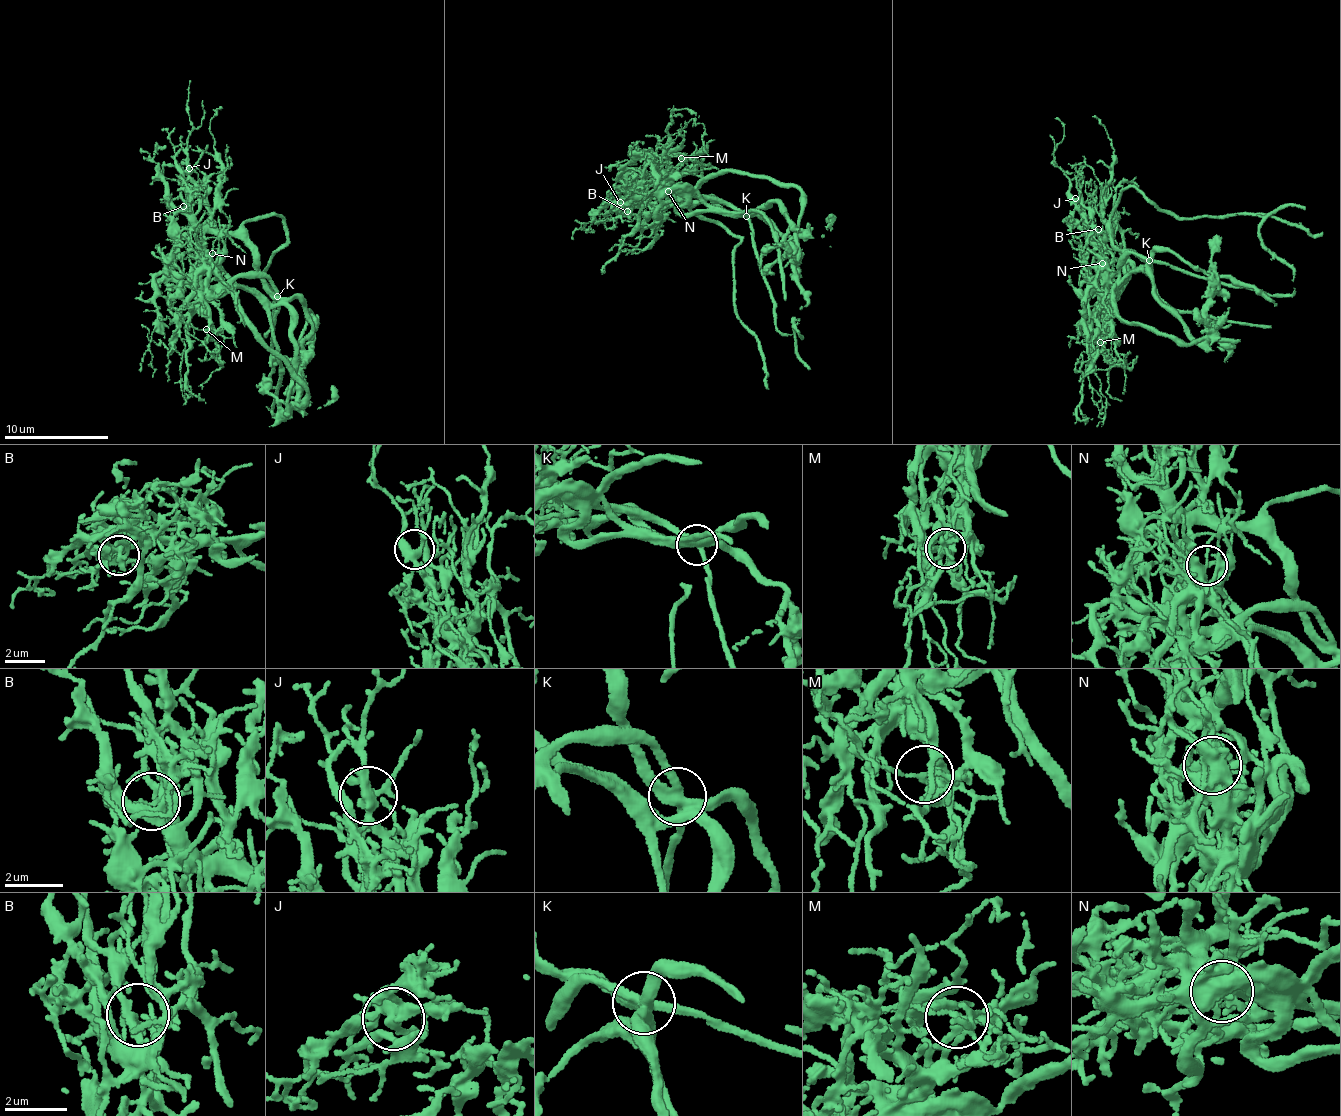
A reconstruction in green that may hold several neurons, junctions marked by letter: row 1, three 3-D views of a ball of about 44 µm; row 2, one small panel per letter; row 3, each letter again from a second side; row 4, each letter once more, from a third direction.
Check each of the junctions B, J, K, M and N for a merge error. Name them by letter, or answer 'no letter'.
K, M, N

